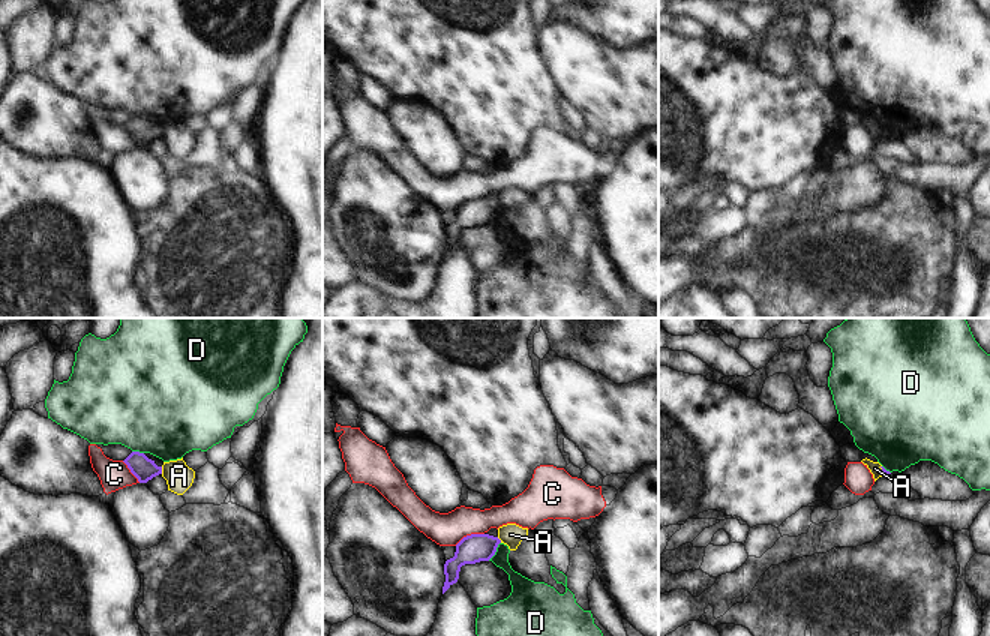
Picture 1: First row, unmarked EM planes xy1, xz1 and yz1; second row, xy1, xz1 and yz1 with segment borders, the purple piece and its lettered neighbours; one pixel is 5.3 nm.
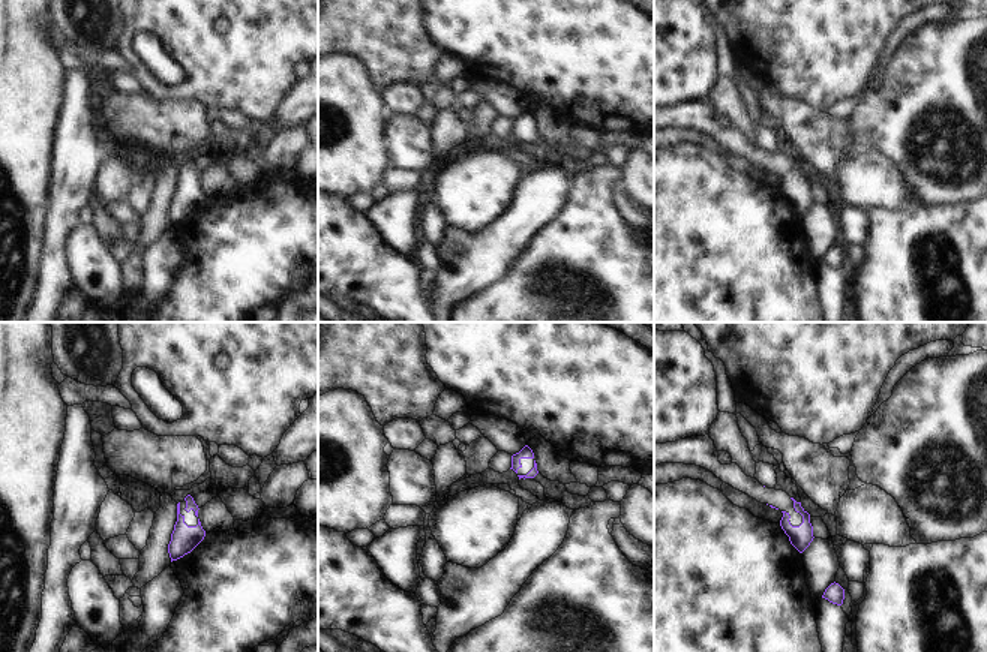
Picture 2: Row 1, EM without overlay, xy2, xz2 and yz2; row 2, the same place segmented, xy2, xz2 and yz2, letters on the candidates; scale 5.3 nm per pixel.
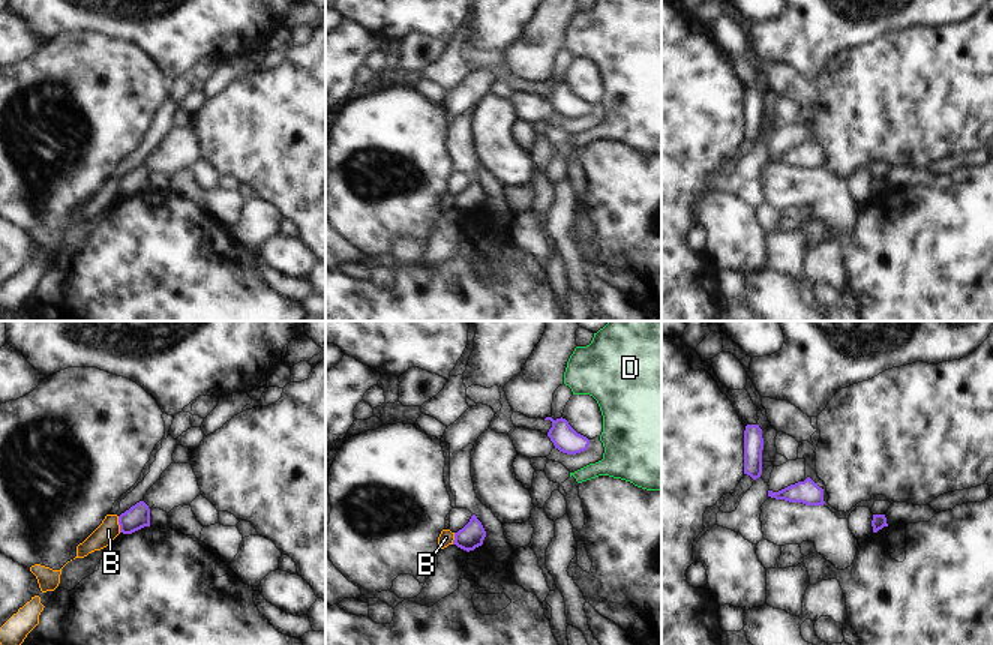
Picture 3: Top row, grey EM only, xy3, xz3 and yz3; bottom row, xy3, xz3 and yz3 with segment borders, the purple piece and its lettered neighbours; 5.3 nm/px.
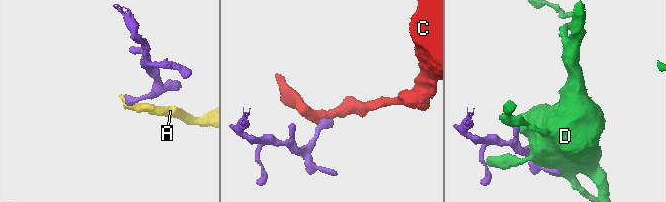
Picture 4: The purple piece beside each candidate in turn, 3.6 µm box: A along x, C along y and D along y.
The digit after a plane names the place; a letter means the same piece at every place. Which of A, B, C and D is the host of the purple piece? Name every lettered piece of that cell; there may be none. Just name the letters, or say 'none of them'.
none of them

